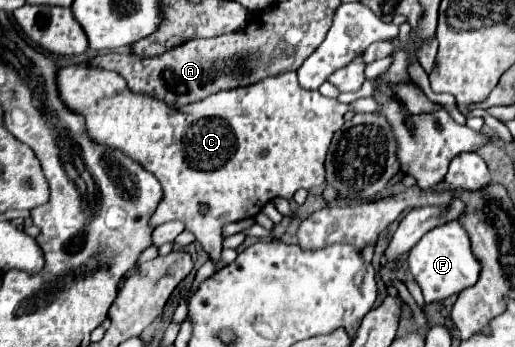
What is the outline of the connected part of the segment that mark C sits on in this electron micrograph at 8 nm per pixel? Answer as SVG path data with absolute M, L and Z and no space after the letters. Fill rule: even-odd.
M74 64L74 66L66 66L66 68L60 68L58 72L58 90L60 90L60 98L66 102L66 106L70 106L70 110L82 114L86 118L86 128L88 128L88 134L96 140L96 142L102 142L110 148L118 148L122 150L126 156L130 156L132 160L136 160L138 164L142 164L148 172L152 172L158 182L162 184L162 190L164 190L164 198L152 218L152 226L160 226L164 222L170 222L170 220L182 220L186 222L186 230L190 230L196 240L202 244L202 248L210 254L210 260L214 262L216 266L216 272L222 270L226 266L226 262L222 260L222 226L224 224L230 224L230 222L238 222L238 220L244 220L244 218L254 218L272 198L280 196L280 198L286 198L286 200L292 200L292 196L296 194L296 190L300 188L306 188L310 190L312 186L320 186L324 184L326 180L326 170L324 170L324 160L326 160L326 154L328 154L328 148L330 148L330 142L332 142L332 136L338 128L342 128L344 124L344 114L350 110L346 104L340 104L338 100L334 98L326 98L322 96L318 90L304 90L300 84L298 84L298 78L296 78L296 72L286 72L286 74L280 74L280 76L274 76L274 78L266 78L258 84L252 84L252 86L246 86L246 88L234 88L234 90L224 90L224 92L216 92L216 94L210 94L208 98L204 100L198 100L198 102L192 102L192 104L186 104L186 106L166 106L164 100L158 100L158 98L152 98L148 94L136 94L132 90L128 90L128 84L126 80L116 74L116 72L110 72L110 70L102 70L98 66L84 66L84 64ZM200 206L206 206L206 214L200 212Z

